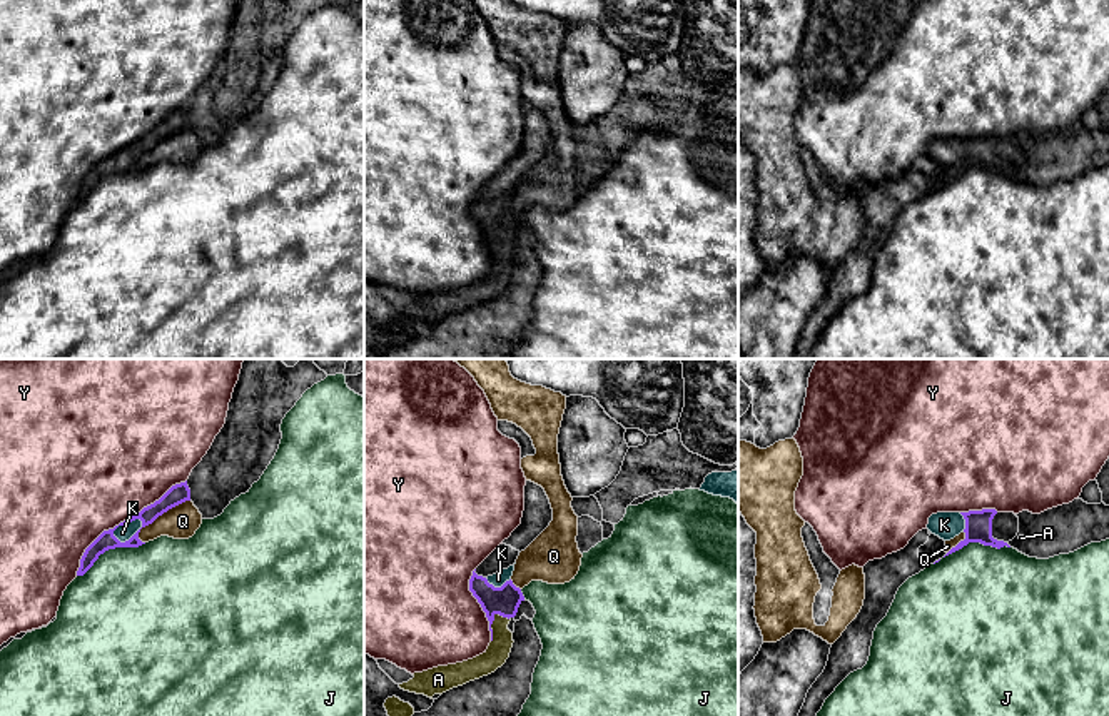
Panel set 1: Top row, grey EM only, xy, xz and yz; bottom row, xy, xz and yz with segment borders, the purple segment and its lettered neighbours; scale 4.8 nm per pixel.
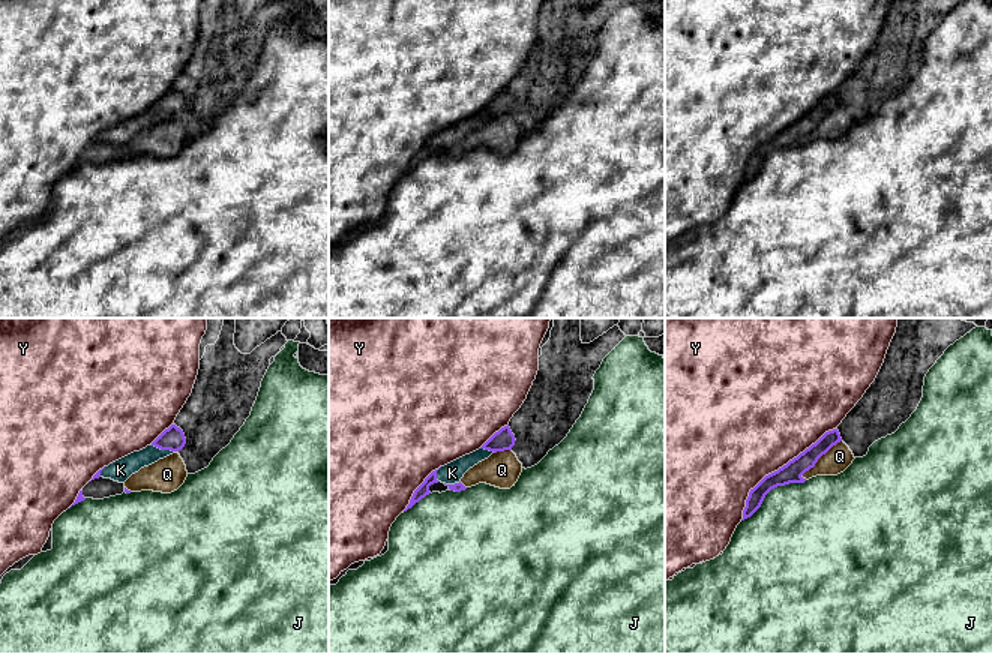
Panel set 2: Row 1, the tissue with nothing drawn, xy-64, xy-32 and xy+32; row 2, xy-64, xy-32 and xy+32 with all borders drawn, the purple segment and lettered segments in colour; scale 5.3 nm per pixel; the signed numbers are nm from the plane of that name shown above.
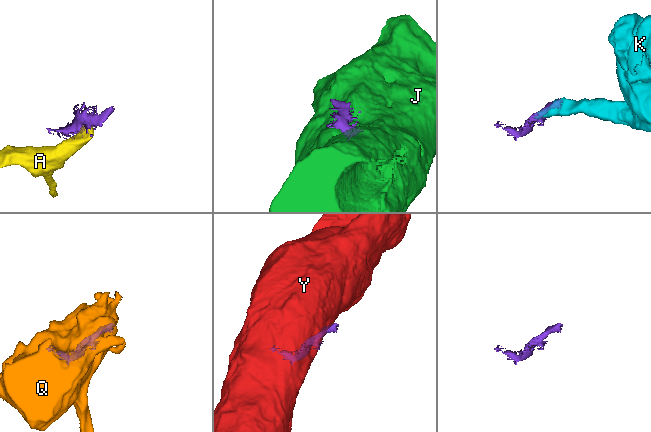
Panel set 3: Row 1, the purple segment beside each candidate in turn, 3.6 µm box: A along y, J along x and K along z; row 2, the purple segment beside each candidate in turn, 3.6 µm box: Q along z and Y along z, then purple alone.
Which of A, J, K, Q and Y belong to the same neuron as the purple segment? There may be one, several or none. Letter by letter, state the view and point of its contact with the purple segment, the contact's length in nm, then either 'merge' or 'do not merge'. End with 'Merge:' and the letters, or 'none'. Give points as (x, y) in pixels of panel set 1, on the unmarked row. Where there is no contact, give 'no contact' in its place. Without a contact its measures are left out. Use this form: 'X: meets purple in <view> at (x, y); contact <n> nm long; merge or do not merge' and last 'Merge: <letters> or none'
A: meets purple in xz at (491, 249); contact 150 nm long; merge
J: meets purple in xy at (111, 174); contact 380 nm long; do not merge
K: meets purple in xy at (126, 149); contact 170 nm long; merge
Q: meets purple in xy at (161, 141); contact 320 nm long; do not merge
Y: meets purple in xy at (124, 147); contact 700 nm long; do not merge
Merge: A, K

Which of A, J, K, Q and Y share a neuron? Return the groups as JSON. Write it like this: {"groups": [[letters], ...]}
{"groups": [["A", "K"], ["J"], ["Q"], ["Y"]]}

